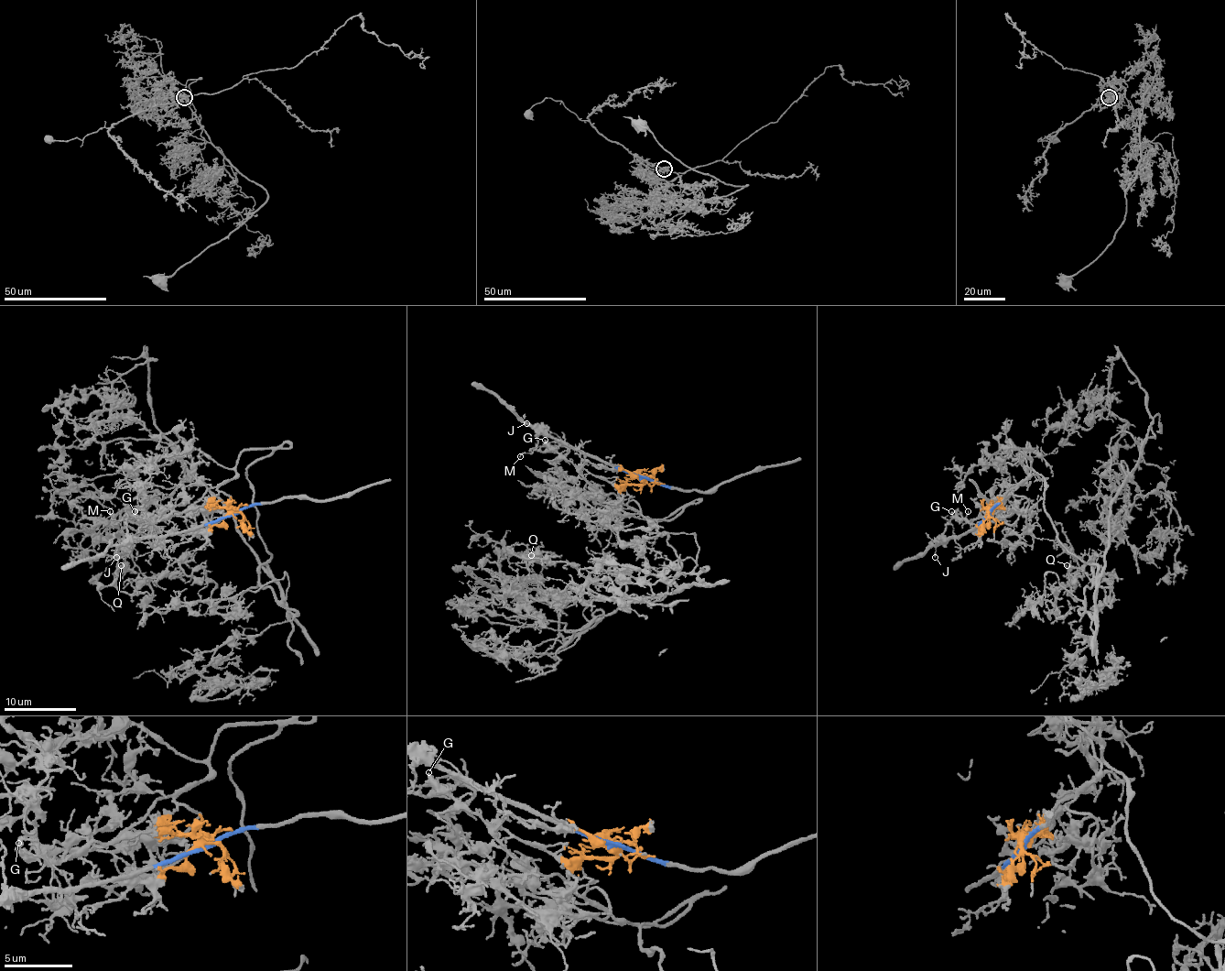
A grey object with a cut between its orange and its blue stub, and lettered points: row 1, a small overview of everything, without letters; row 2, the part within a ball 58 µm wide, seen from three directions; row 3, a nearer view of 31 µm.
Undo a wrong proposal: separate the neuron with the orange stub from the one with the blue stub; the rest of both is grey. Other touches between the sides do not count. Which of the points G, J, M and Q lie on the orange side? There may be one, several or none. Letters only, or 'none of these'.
G, Q

